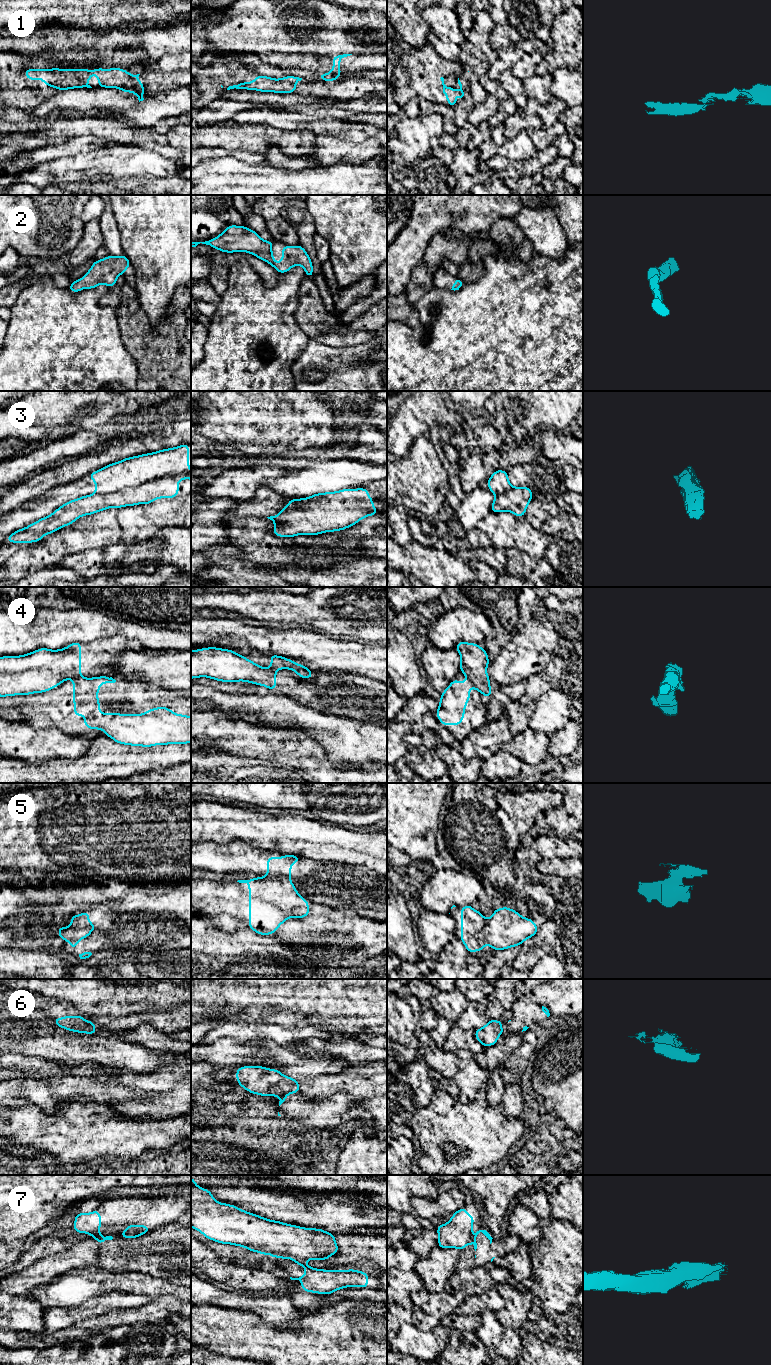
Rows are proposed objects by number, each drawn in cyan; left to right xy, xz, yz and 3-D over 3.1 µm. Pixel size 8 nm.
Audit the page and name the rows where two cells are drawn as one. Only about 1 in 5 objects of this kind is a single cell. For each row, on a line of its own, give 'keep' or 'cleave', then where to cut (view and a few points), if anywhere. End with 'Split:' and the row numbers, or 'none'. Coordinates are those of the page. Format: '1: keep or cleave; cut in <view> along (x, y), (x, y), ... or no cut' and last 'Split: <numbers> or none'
1: cleave; cut in xz along (332, 69), (340, 74)
2: keep; no cut
3: cleave; cut in xy along (189, 470), (153, 477), (135, 487), (95, 494)
4: cleave; cut in yz along (466, 676), (475, 687)
5: cleave; cut in yz along (486, 919), (483, 927), (477, 933), (477, 937), (483, 943)
6: cleave; cut in xz along (285, 1095), (280, 1097)
7: cleave; cut in xz along (295, 1259), (301, 1262)
Split: 1, 3, 4, 5, 6, 7

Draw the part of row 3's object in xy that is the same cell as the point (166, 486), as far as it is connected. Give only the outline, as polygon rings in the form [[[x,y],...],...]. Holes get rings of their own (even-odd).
[[[191,470],[153,478],[136,488],[126,488],[107,494],[91,494],[70,500],[51,515],[15,531],[6,539],[9,543],[38,543],[43,536],[74,523],[81,516],[91,515],[111,507],[122,508],[150,504],[158,498],[175,498],[179,492],[178,482],[182,479],[191,480]]]

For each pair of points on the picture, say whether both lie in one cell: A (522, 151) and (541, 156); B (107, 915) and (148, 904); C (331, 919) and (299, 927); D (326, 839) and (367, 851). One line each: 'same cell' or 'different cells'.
A: different cells
B: same cell
C: same cell
D: same cell

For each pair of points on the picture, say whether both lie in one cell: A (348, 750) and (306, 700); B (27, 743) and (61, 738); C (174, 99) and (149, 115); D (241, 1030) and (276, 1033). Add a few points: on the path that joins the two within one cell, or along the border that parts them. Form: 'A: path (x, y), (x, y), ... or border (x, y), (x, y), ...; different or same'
A: border (328, 714), (343, 716), (352, 720); different
B: path (35, 743), (53, 743); same
C: path (168, 104), (155, 109); same
D: path (250, 1031), (267, 1031); same

